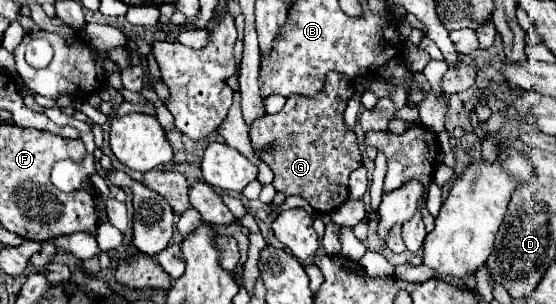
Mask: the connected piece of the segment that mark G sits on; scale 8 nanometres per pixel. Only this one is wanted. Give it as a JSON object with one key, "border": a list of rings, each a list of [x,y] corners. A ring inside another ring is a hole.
{"border":[[[329,72],[325,78],[325,84],[319,94],[315,96],[289,96],[281,112],[277,114],[265,114],[263,120],[255,122],[255,128],[251,128],[249,138],[257,150],[257,156],[273,170],[273,186],[277,192],[285,196],[303,196],[315,212],[329,214],[337,210],[337,206],[345,204],[349,198],[349,174],[357,170],[363,164],[363,156],[355,138],[353,130],[347,130],[343,124],[343,112],[347,108],[349,98],[353,96],[353,82],[339,74]]]}

